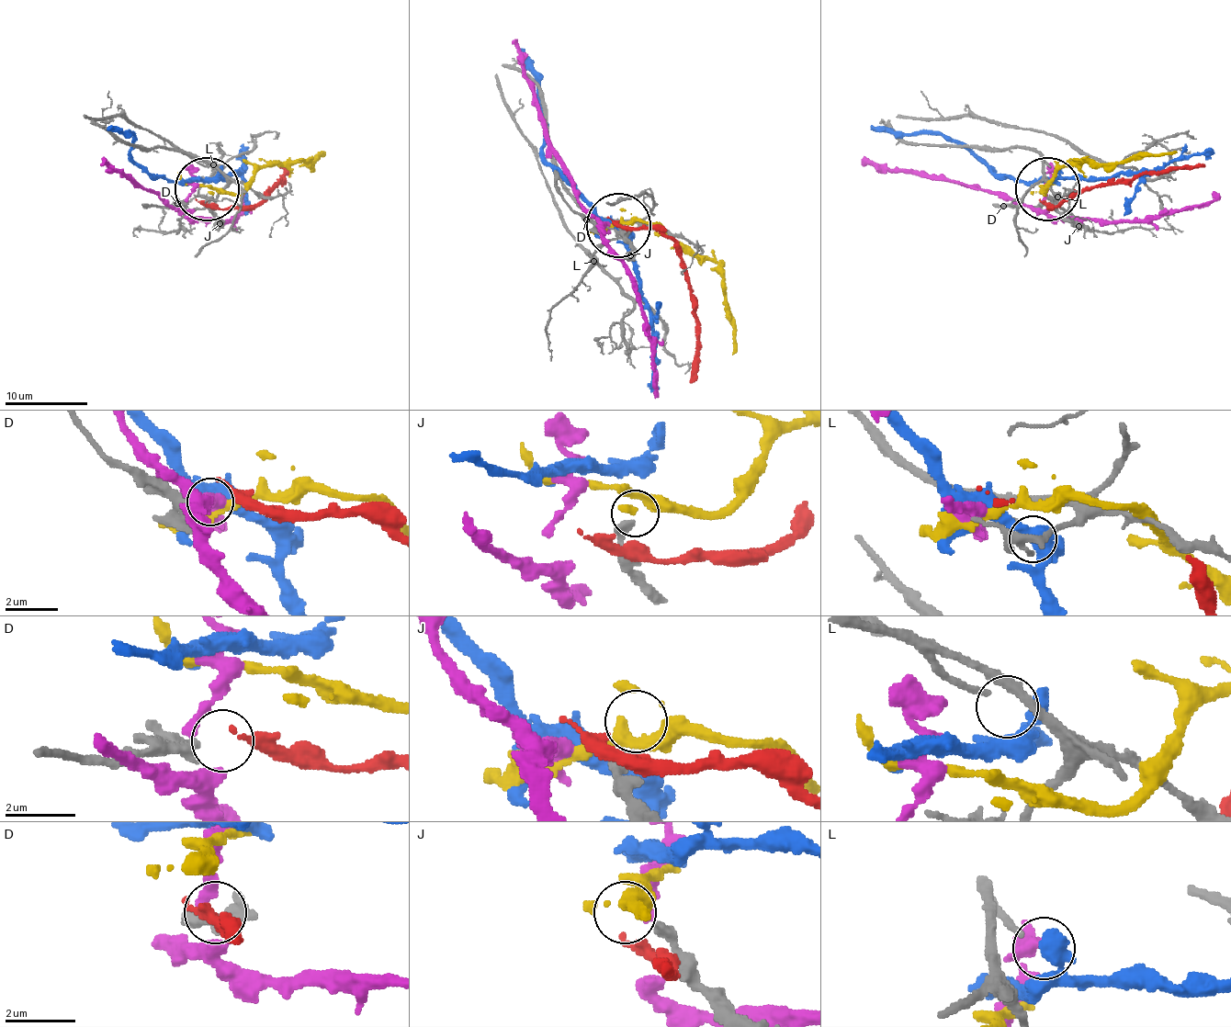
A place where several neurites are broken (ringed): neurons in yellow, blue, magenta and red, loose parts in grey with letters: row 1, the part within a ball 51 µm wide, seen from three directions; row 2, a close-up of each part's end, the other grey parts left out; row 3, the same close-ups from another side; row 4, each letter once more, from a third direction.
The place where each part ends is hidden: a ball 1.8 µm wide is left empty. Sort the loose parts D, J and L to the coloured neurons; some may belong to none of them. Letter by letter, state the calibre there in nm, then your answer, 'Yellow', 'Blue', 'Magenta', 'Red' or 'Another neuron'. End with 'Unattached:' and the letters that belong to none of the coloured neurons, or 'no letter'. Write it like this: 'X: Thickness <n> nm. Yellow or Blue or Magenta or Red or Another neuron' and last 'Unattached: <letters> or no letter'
D: Thickness 360 nm. Another neuron
J: Thickness 320 nm. Another neuron
L: Thickness 170 nm. Another neuron
Unattached: D, J, L

